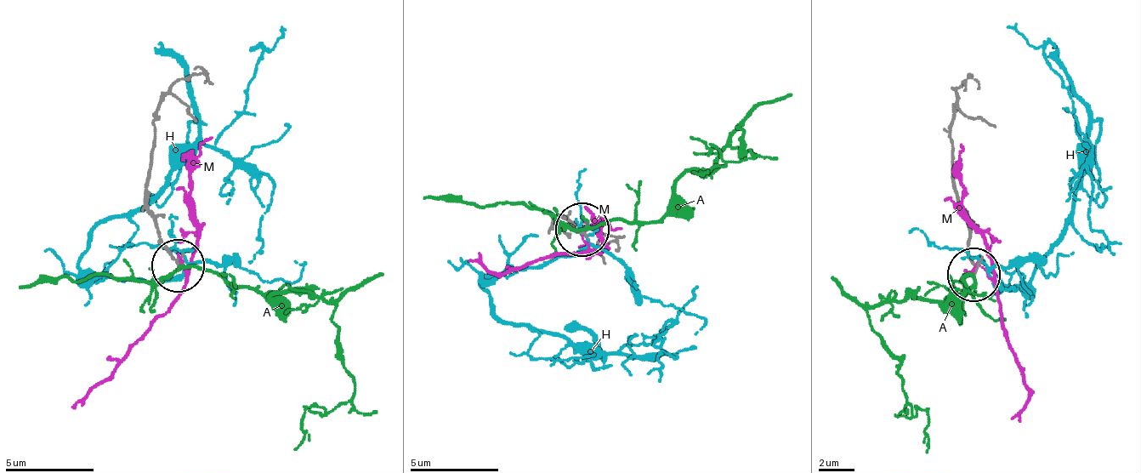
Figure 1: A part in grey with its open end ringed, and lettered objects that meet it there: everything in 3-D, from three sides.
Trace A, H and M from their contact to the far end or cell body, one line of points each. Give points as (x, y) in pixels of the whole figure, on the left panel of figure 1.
A: (178, 266), (218, 270), (263, 296), (321, 294), (334, 307), (340, 357), (354, 394), (306, 413), (292, 448)
H: (184, 254), (158, 282), (79, 263), (103, 221), (129, 217), (201, 147), (224, 147), (272, 184), (246, 260)
M: (179, 258), (184, 277), (180, 295), (105, 377), (70, 407)

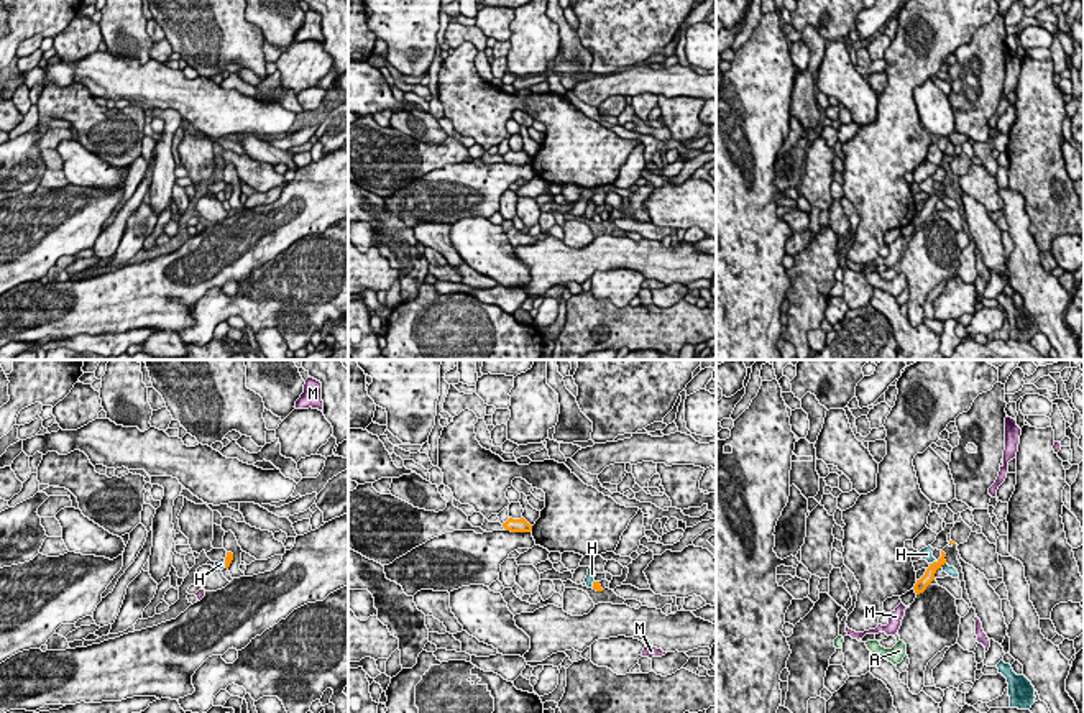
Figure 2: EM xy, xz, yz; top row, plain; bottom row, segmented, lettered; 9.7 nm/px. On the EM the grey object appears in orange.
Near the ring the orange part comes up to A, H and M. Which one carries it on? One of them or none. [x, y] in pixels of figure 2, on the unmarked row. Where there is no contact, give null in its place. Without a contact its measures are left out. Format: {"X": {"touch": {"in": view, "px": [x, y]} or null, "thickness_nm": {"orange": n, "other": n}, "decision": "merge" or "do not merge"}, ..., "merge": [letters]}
{"A": {"touch": null, "decision": "do not merge"}, "H": {"touch": {"in": "yz", "px": [933, 194]}, "thickness_nm": {"orange": 120, "other": 130}, "decision": "do not merge"}, "M": {"touch": null, "decision": "do not merge"}, "merge": []}

